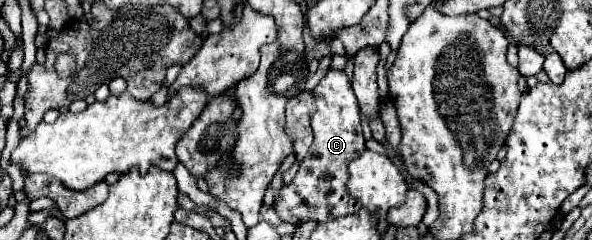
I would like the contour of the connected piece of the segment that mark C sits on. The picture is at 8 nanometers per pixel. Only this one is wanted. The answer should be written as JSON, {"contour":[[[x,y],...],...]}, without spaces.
{"contour":[[[329,69],[329,73],[315,87],[315,105],[317,109],[311,117],[311,127],[315,135],[313,145],[309,147],[307,157],[301,161],[295,179],[289,185],[281,185],[281,189],[275,193],[273,209],[283,223],[325,223],[329,219],[353,215],[361,209],[361,203],[347,193],[347,165],[365,151],[365,139],[361,131],[357,97],[345,71]]]}

